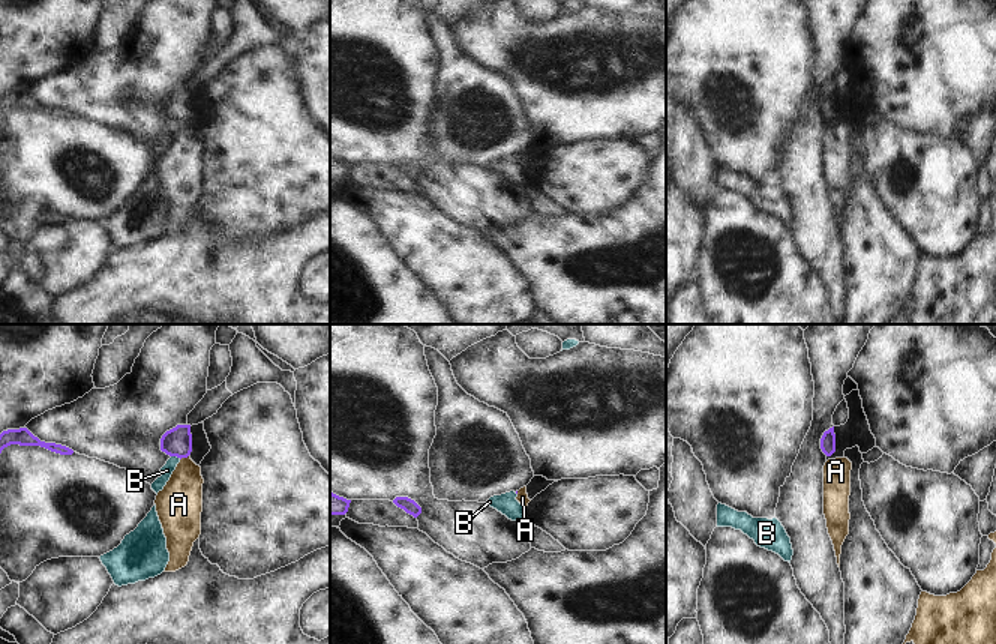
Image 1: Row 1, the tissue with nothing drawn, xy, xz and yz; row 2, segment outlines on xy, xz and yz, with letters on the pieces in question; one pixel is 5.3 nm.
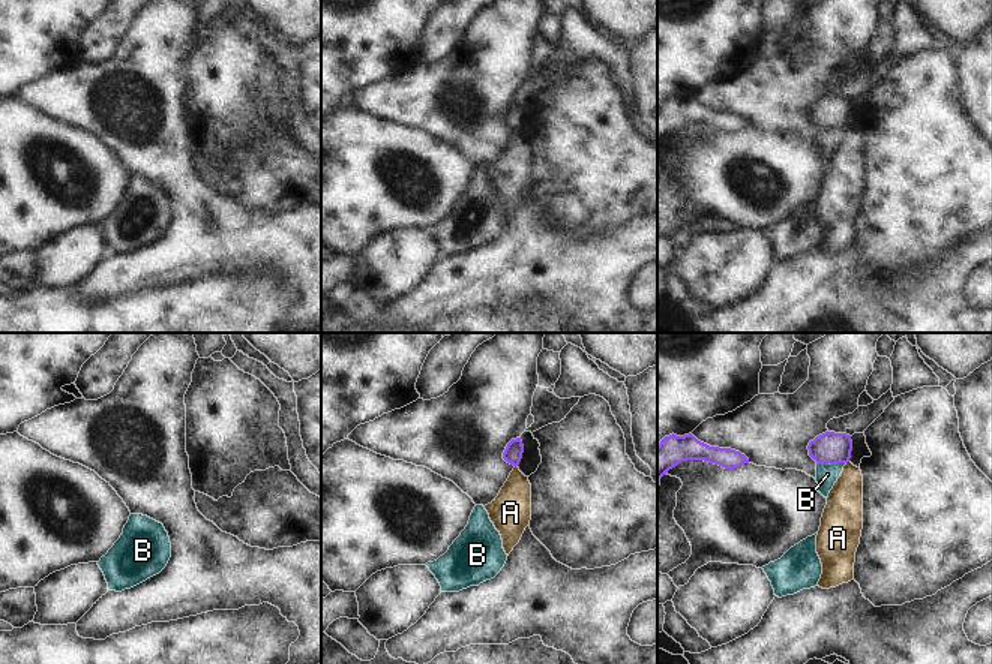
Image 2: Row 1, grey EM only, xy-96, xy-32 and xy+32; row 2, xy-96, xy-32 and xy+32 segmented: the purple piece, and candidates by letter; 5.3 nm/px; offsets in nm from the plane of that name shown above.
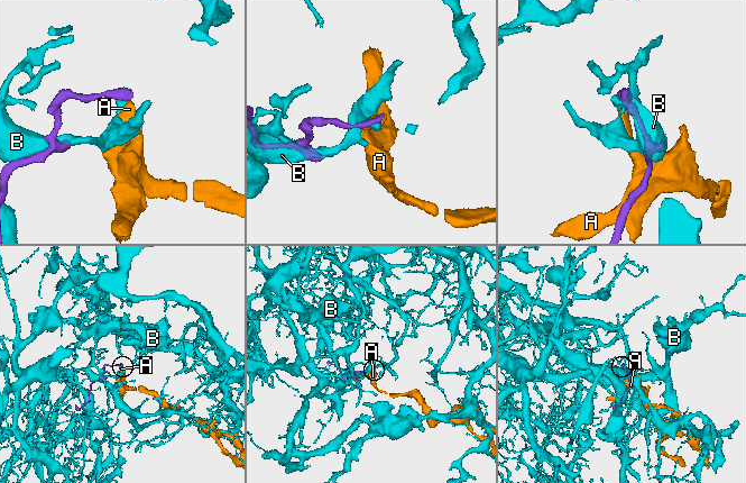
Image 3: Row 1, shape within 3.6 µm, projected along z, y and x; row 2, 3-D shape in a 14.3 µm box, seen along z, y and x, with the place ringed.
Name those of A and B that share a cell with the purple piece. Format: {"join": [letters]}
{"join": []}

